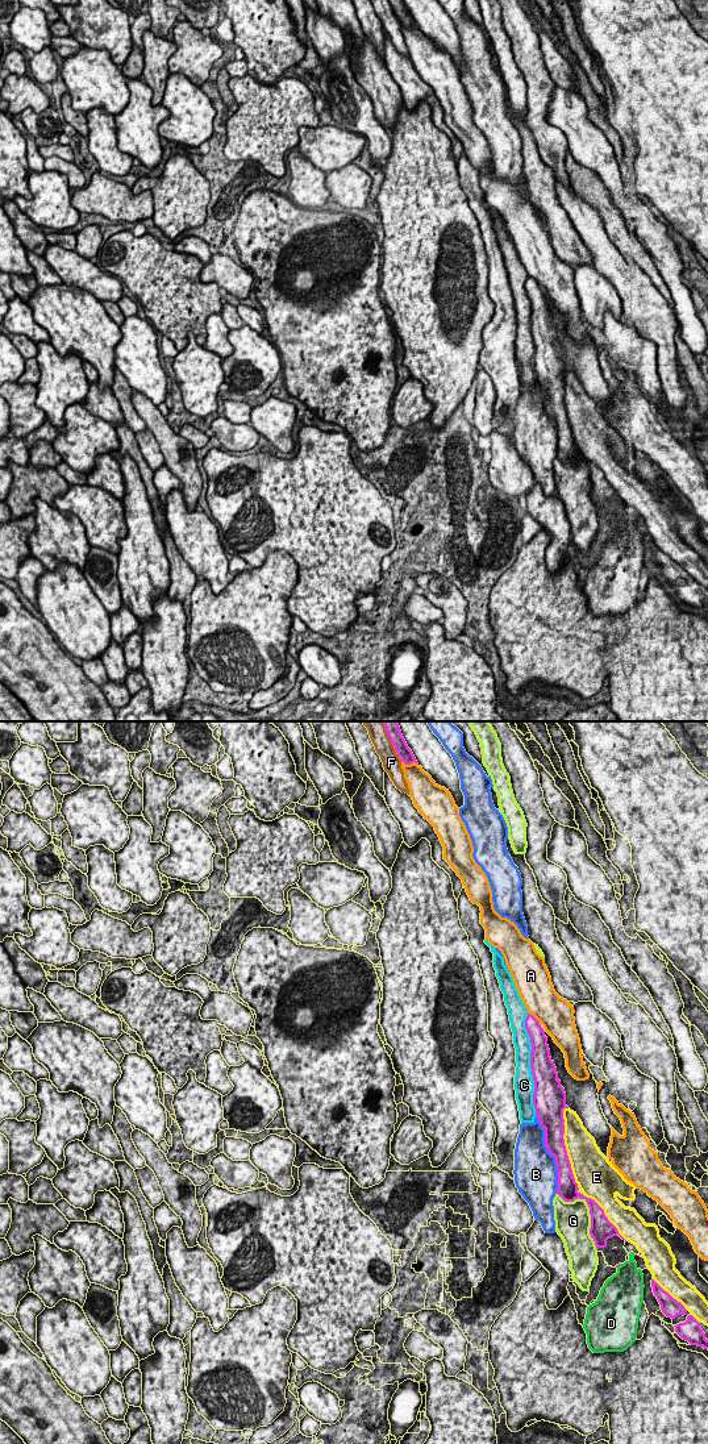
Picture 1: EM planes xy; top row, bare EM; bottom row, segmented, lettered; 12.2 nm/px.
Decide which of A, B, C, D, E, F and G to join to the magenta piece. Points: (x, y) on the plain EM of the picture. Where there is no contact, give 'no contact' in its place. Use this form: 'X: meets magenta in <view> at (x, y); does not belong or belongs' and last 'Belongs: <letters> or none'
A: meets magenta in xy at (408, 26); does not belong
B: meets magenta in xy at (549, 415); does not belong
C: meets magenta in xy at (530, 321); does not belong
D: meets magenta in xy at (619, 528); does not belong
E: meets magenta in xy at (565, 410); does not belong
F: meets magenta in xy at (391, 4); does not belong
G: meets magenta in xy at (590, 474); does not belong
Belongs: none

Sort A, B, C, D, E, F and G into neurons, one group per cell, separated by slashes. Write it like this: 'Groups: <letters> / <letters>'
Groups: A / B / C / D / E / F / G

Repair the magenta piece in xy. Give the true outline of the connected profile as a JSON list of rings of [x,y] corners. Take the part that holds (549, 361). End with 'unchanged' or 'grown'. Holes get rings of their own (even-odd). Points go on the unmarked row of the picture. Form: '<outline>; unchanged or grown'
[[[528,276],[525,282],[525,291],[530,300],[532,315],[530,315],[530,332],[534,344],[534,357],[533,357],[533,367],[537,375],[537,380],[541,386],[541,390],[545,392],[545,409],[547,415],[555,420],[557,433],[558,433],[558,451],[557,457],[565,465],[574,465],[575,462],[584,462],[590,470],[591,478],[591,491],[590,498],[595,504],[596,512],[605,511],[607,503],[613,499],[620,499],[625,503],[617,494],[617,491],[608,483],[604,477],[604,473],[591,461],[584,459],[578,453],[578,446],[575,445],[571,426],[567,419],[566,408],[565,408],[565,382],[563,382],[563,373],[569,371],[566,369],[566,355],[565,351],[561,349],[561,344],[558,342],[557,330],[554,324],[550,320],[550,312],[547,308],[547,300],[545,299],[545,294],[541,290],[540,284],[530,276]]]; unchanged

